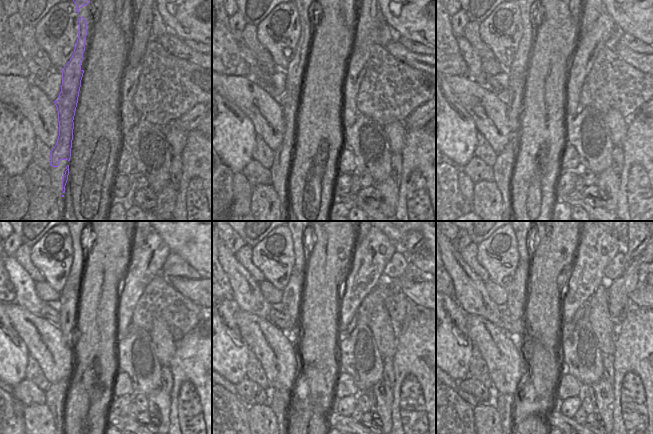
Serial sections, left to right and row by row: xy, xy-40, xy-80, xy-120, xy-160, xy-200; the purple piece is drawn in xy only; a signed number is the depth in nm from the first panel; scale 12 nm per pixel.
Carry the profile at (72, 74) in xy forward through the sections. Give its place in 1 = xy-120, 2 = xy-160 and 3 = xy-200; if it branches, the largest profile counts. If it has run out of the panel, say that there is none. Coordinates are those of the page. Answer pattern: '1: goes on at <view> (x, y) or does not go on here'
1: goes on at xy-120 (79, 247)
2: goes on at xy-160 (301, 248)
3: goes on at xy-200 (524, 250)

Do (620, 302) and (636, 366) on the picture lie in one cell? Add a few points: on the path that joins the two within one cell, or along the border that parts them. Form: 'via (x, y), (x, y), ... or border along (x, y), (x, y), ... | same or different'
border along (627, 311), (621, 323) | different

